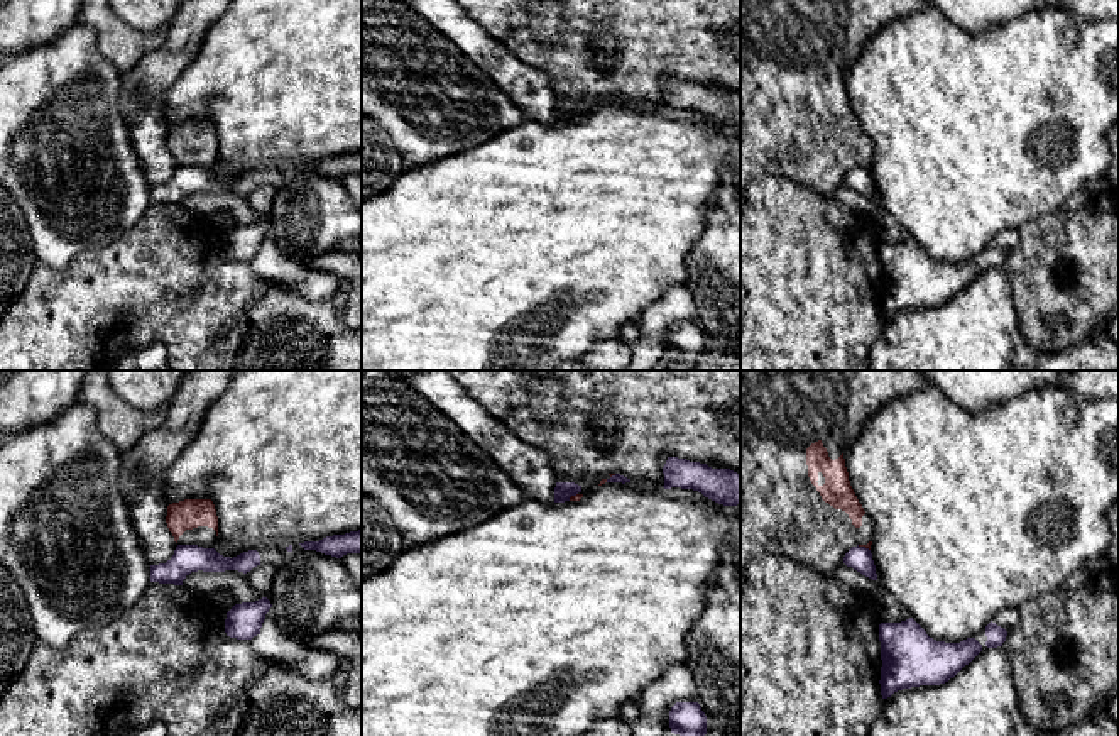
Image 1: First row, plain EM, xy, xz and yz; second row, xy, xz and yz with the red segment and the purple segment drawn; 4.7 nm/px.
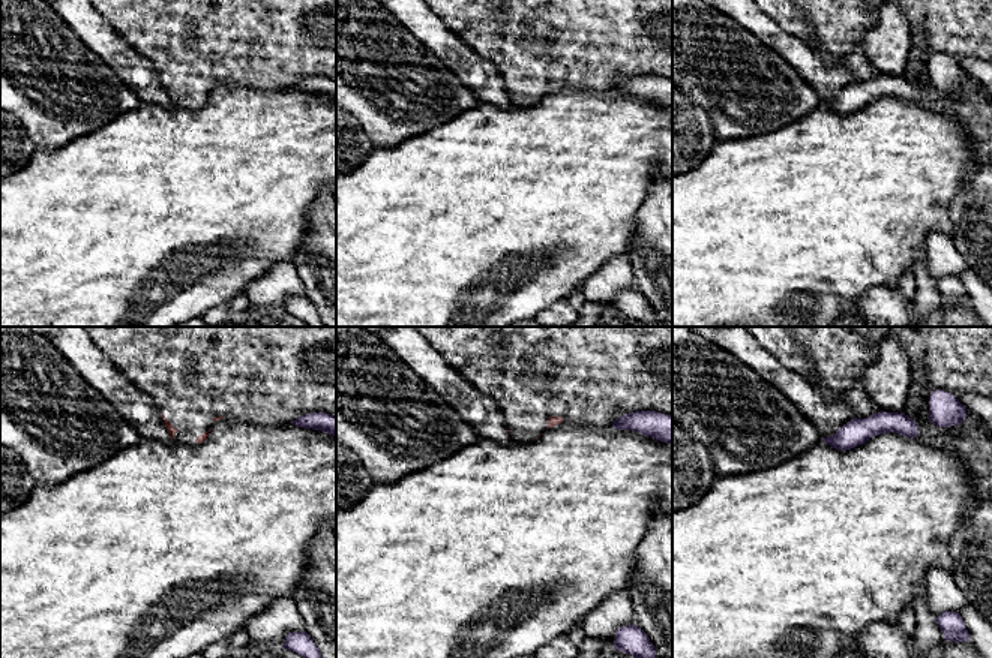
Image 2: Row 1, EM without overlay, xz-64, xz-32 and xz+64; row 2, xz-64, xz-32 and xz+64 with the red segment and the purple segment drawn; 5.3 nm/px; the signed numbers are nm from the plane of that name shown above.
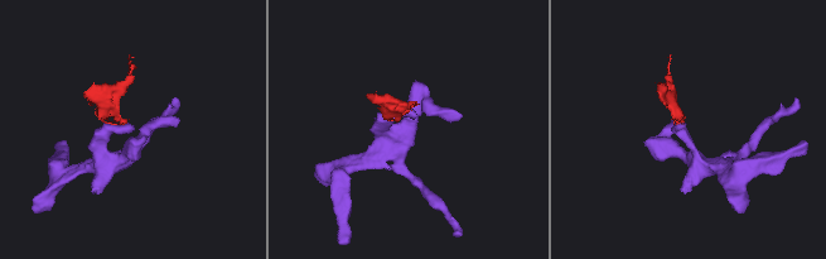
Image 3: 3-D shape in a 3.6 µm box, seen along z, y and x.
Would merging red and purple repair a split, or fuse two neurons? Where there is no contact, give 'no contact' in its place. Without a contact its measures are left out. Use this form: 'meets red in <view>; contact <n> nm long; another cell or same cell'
meets red in yz; contact 70 nm long; another cell

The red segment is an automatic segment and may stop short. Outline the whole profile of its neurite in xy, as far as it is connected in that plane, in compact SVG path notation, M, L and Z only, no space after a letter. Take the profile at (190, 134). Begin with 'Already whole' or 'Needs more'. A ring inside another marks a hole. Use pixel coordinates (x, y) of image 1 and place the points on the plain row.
Needs more. M211 120L169 125L166 144L177 166L218 168L218 137Z

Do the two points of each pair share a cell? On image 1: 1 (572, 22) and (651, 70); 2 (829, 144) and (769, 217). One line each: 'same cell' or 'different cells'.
1: same cell
2: different cells

